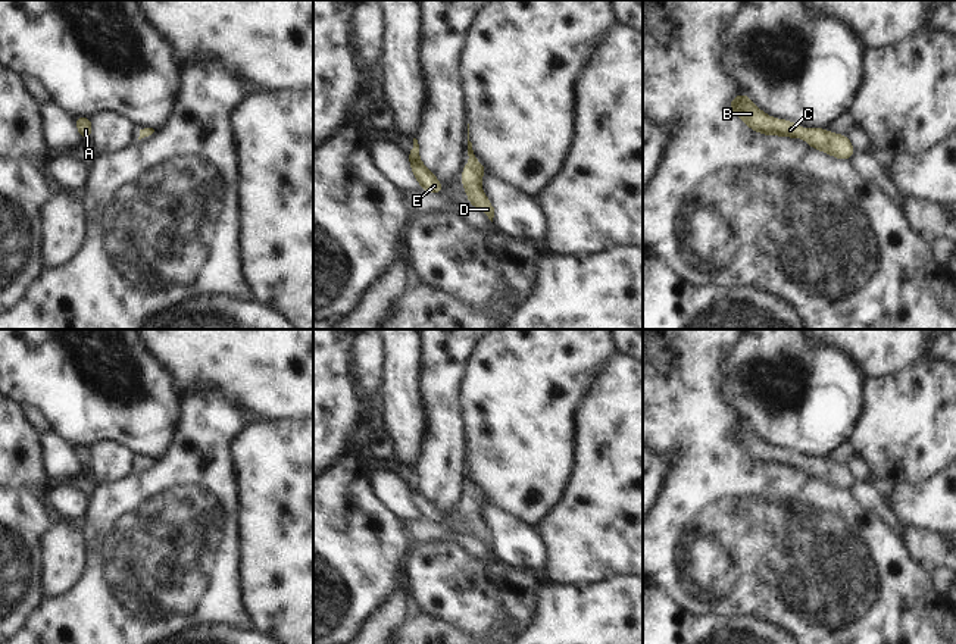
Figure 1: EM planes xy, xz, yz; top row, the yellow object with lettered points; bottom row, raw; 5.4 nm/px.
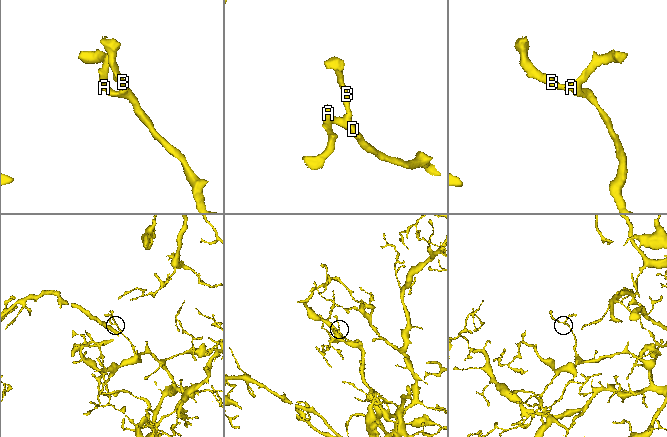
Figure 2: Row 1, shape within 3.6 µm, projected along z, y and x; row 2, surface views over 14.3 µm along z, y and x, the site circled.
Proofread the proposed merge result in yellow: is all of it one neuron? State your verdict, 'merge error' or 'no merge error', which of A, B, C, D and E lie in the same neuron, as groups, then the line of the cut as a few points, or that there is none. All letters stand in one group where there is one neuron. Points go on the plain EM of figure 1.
no merge error; groups A B C D E; cut none

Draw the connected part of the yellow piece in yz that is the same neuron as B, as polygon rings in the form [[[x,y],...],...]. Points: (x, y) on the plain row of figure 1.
[[[744,422],[730,431],[730,438],[756,462],[793,468],[803,466],[812,478],[827,481],[841,490],[849,490],[856,481],[847,465],[832,463],[822,457],[809,457],[806,460],[794,451],[774,448],[757,438]]]

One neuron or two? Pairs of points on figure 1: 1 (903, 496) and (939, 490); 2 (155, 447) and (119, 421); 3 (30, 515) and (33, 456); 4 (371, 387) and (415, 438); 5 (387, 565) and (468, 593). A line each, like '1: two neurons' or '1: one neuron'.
1: one neuron
2: one neuron
3: two neurons
4: two neurons
5: two neurons

